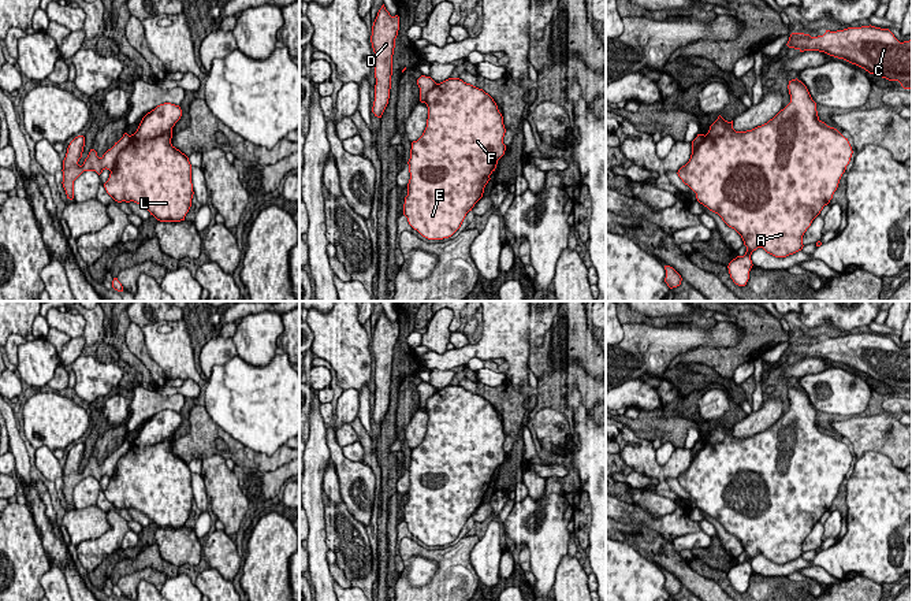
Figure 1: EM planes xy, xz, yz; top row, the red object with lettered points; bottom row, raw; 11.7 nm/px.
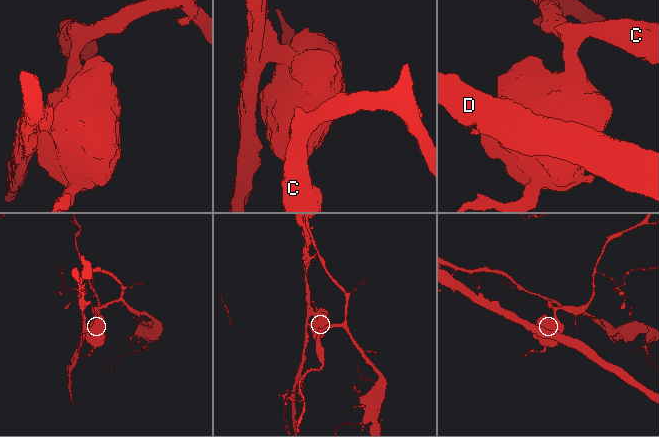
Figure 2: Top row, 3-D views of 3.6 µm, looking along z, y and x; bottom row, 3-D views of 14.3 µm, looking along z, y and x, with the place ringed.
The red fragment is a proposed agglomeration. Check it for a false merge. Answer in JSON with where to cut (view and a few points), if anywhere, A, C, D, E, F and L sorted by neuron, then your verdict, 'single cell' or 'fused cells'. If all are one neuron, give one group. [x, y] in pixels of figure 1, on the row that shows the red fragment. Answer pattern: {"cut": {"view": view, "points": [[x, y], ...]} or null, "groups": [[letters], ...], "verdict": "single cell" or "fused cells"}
{"cut": {"view": "xy", "points": [[130, 136], [129, 144], [118, 155], [116, 163], [110, 170]]}, "groups": [["A", "C", "E", "F", "L"], ["D"]], "verdict": "fused cells"}

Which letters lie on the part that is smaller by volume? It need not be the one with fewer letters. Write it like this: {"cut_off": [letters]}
{"cut_off": ["D"]}

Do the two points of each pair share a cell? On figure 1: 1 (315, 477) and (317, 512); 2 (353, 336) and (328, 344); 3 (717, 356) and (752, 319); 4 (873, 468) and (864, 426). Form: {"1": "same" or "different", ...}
{"1": "same", "2": "same", "3": "same", "4": "different"}

